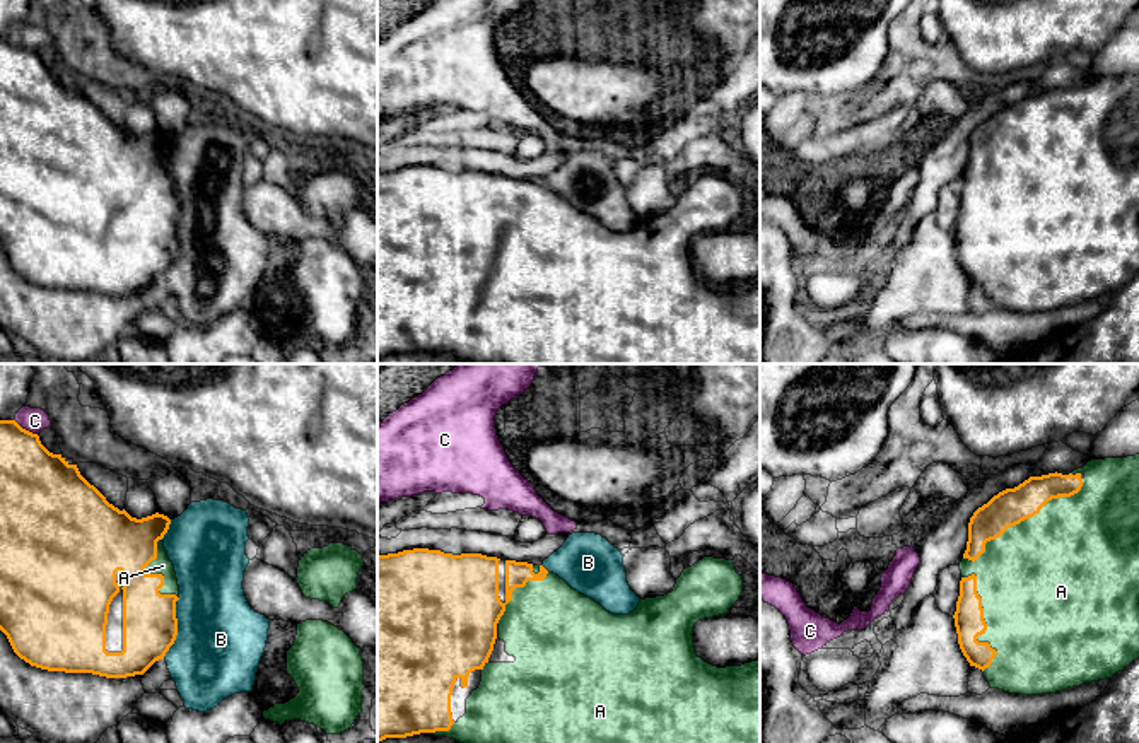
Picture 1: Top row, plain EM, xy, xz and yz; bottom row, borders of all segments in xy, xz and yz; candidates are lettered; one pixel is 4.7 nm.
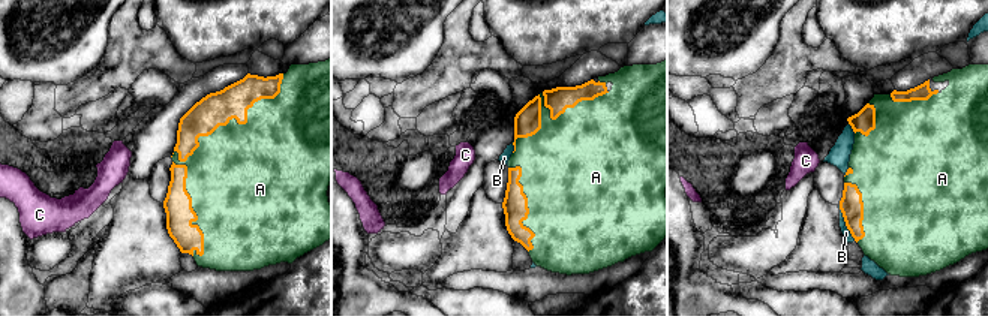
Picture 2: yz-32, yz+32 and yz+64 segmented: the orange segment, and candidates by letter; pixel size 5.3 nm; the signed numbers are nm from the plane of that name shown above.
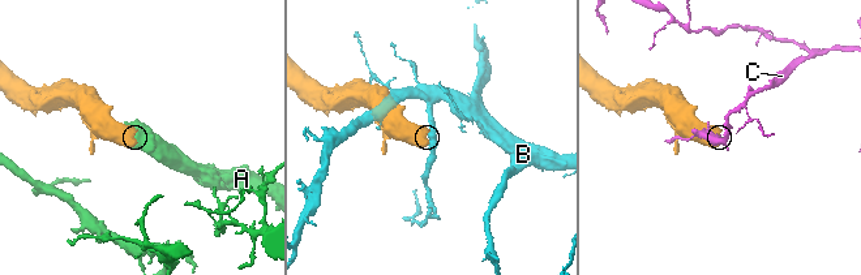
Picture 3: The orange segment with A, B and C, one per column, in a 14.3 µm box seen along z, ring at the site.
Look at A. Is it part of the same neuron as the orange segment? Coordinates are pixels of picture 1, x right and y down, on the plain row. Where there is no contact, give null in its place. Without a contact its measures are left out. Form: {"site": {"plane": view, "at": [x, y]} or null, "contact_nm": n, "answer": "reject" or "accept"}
{"site": {"plane": "yz", "at": [1023, 137]}, "contact_nm": 700, "answer": "accept"}

